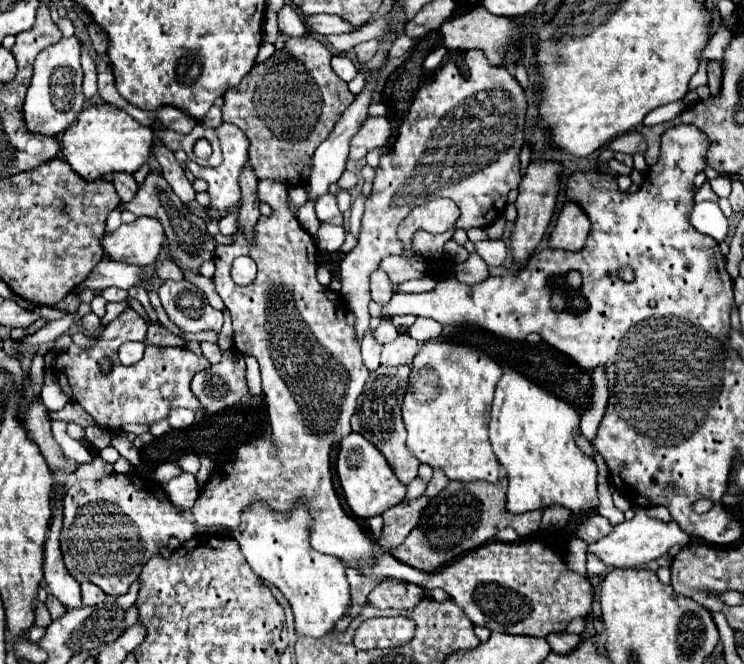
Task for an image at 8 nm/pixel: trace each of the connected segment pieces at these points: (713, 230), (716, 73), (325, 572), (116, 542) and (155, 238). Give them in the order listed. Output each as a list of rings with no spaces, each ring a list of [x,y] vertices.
[[[714,201],[696,203],[692,209],[692,215],[690,215],[690,223],[696,231],[714,237],[718,243],[724,241],[724,237],[728,233],[728,219],[720,211],[718,203],[714,203]]]
[[[710,61],[708,65],[708,87],[712,97],[718,97],[720,87],[722,87],[722,63],[720,61]]]
[[[298,503],[290,515],[280,515],[265,505],[244,511],[242,516],[241,531],[232,531],[232,535],[240,543],[240,549],[256,575],[276,585],[290,601],[298,637],[322,637],[334,629],[350,603],[346,567],[338,557],[322,555],[310,547],[310,527],[314,521],[310,519],[306,505]]]
[[[110,473],[98,481],[76,481],[64,495],[64,523],[60,531],[64,565],[78,583],[94,583],[112,597],[128,591],[128,587],[136,581],[136,575],[140,575],[144,563],[158,553],[158,543],[166,545],[170,537],[178,537],[184,543],[194,537],[194,533],[194,523],[176,511],[170,499],[166,499],[162,485],[140,473]]]
[[[138,217],[134,223],[120,225],[112,235],[104,235],[102,247],[114,261],[152,265],[164,245],[166,233],[158,219]]]

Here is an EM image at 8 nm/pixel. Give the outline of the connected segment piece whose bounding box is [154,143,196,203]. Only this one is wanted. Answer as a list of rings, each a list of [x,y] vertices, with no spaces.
[[[154,145],[154,155],[156,155],[156,161],[160,163],[160,169],[162,169],[162,177],[168,181],[168,185],[172,187],[172,191],[182,199],[182,203],[190,203],[196,195],[192,183],[188,181],[184,169],[180,167],[180,163],[176,161],[174,153],[168,151],[164,145]]]

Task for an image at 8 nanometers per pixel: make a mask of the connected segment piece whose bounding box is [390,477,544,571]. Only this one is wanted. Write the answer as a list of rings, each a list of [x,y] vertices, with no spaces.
[[[506,477],[498,483],[450,481],[448,487],[440,495],[436,495],[424,509],[424,521],[406,537],[402,545],[398,545],[398,549],[390,553],[410,567],[434,571],[454,557],[460,557],[466,551],[490,541],[504,527],[512,527],[520,537],[538,533],[542,513],[544,509],[528,511],[526,515],[510,515],[510,511],[506,511]]]

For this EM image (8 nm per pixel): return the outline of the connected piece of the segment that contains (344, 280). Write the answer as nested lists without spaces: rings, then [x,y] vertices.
[[[466,51],[462,59],[448,61],[418,89],[404,117],[394,147],[376,167],[372,193],[366,199],[358,245],[340,263],[340,295],[356,315],[354,331],[362,341],[370,331],[370,273],[386,255],[400,255],[396,227],[416,207],[432,197],[448,197],[460,207],[454,229],[488,227],[504,215],[506,199],[520,183],[520,149],[524,145],[526,97],[518,81],[504,69],[486,61],[480,51]]]

